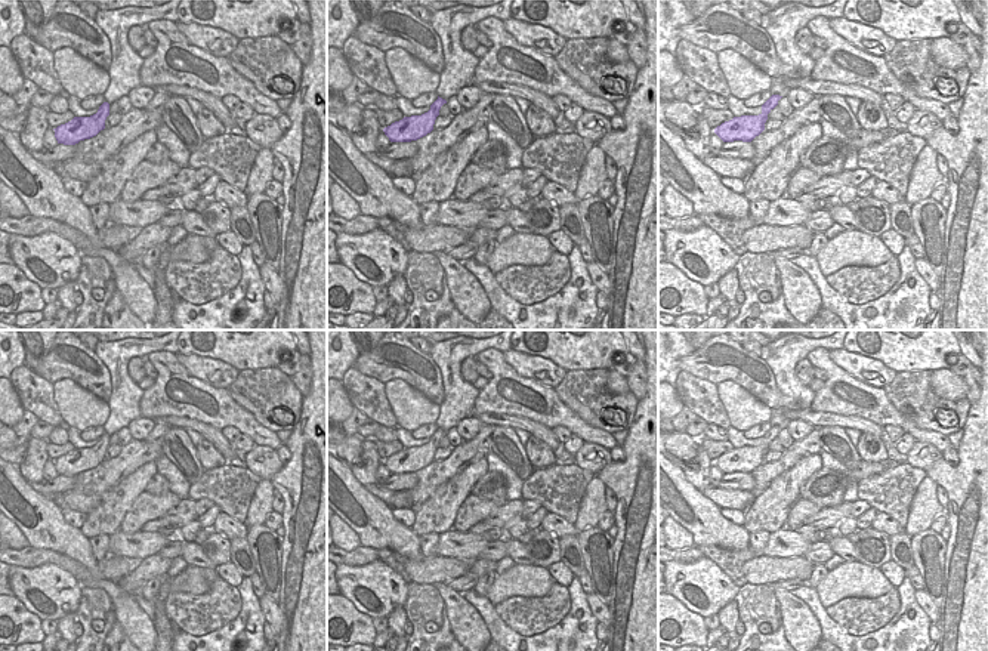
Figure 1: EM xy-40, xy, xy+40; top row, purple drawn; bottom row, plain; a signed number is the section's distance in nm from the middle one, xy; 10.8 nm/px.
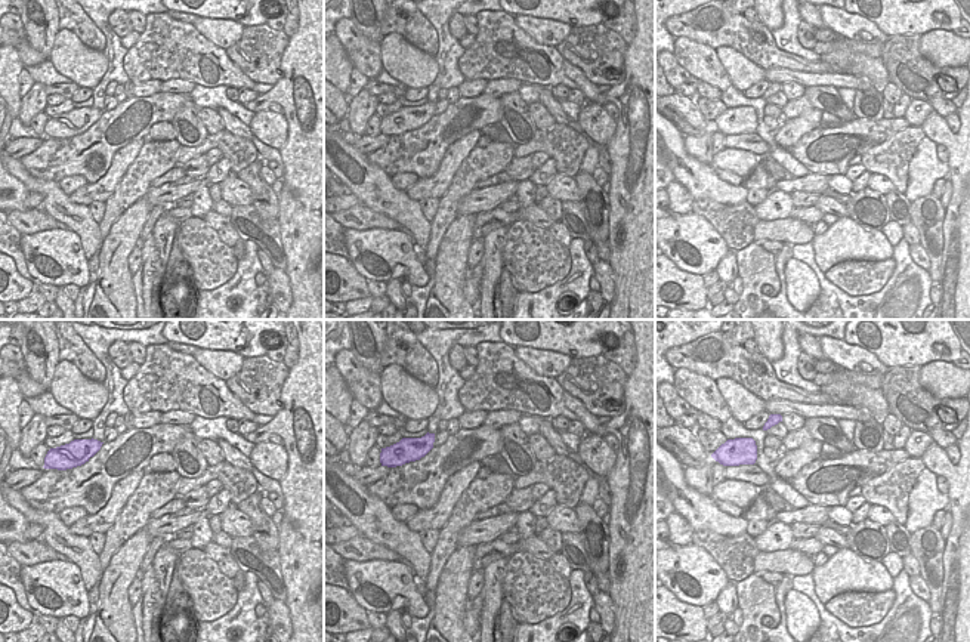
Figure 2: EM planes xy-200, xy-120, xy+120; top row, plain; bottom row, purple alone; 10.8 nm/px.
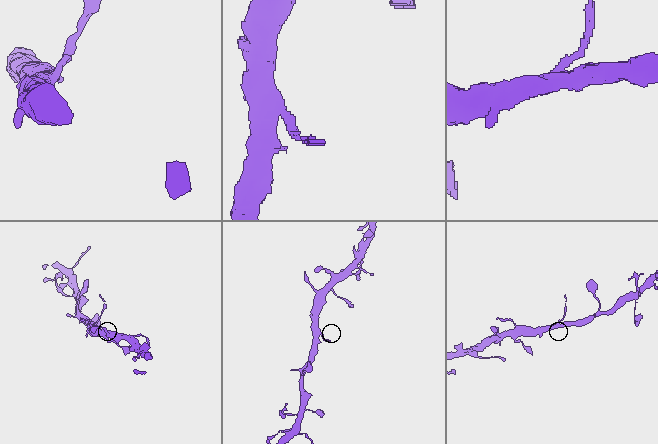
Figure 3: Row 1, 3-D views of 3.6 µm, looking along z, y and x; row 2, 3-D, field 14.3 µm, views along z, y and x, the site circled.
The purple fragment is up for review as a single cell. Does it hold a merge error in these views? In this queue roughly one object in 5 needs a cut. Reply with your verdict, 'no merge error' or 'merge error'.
no merge error

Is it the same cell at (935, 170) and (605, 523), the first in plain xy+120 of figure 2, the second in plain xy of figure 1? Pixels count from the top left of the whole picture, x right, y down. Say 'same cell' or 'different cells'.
different cells

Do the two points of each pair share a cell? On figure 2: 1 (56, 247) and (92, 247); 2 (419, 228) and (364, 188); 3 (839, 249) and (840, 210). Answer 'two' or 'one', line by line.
1: two
2: one
3: two

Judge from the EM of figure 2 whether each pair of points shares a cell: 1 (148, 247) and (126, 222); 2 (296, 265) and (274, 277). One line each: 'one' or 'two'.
1: two
2: two

